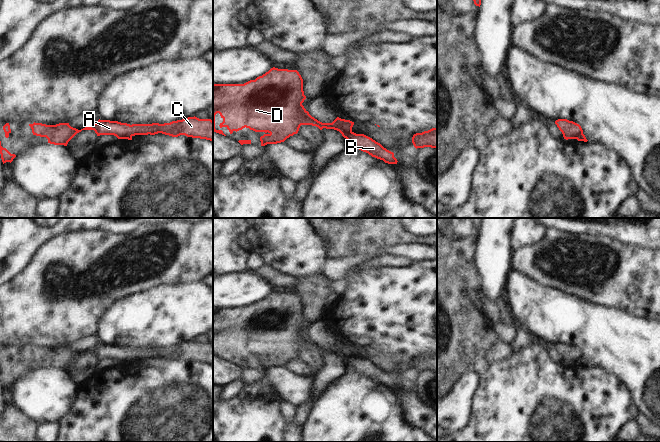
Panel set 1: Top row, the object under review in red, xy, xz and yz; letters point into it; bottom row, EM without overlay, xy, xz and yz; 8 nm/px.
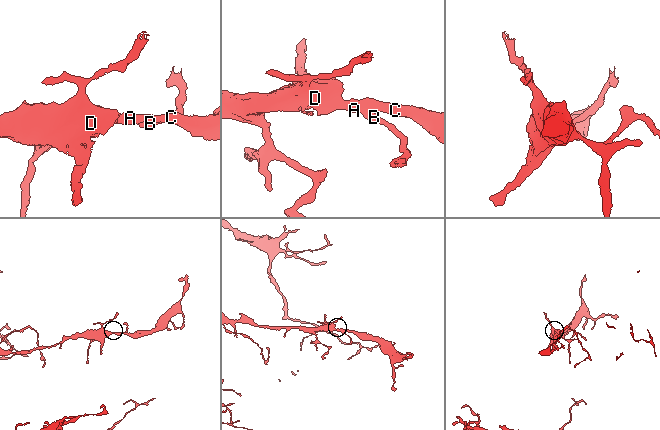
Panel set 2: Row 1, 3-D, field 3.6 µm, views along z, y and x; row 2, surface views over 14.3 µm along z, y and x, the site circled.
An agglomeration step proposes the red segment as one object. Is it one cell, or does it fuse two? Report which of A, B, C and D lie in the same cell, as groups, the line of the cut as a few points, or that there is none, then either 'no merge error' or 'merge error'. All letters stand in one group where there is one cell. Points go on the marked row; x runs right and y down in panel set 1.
A C D / B | yz (582, 132), (574, 138) | merge error

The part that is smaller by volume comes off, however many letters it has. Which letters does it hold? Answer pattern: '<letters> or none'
B

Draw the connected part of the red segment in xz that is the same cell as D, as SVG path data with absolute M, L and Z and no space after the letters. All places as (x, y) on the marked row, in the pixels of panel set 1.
M273 67L262 76L244 84L213 84L213 131L226 136L221 129L215 129L215 115L219 113L223 119L223 122L219 125L220 128L226 127L230 134L234 131L237 132L242 130L245 127L255 132L264 132L265 134L260 137L261 146L284 142L290 136L297 134L301 125L316 126L320 130L323 128L334 129L339 131L344 138L352 133L354 122L350 120L337 117L332 123L322 123L312 117L302 105L305 99L303 79L297 70L278 69Z

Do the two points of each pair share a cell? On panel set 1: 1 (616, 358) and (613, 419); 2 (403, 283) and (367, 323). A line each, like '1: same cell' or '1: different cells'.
1: different cells
2: same cell

